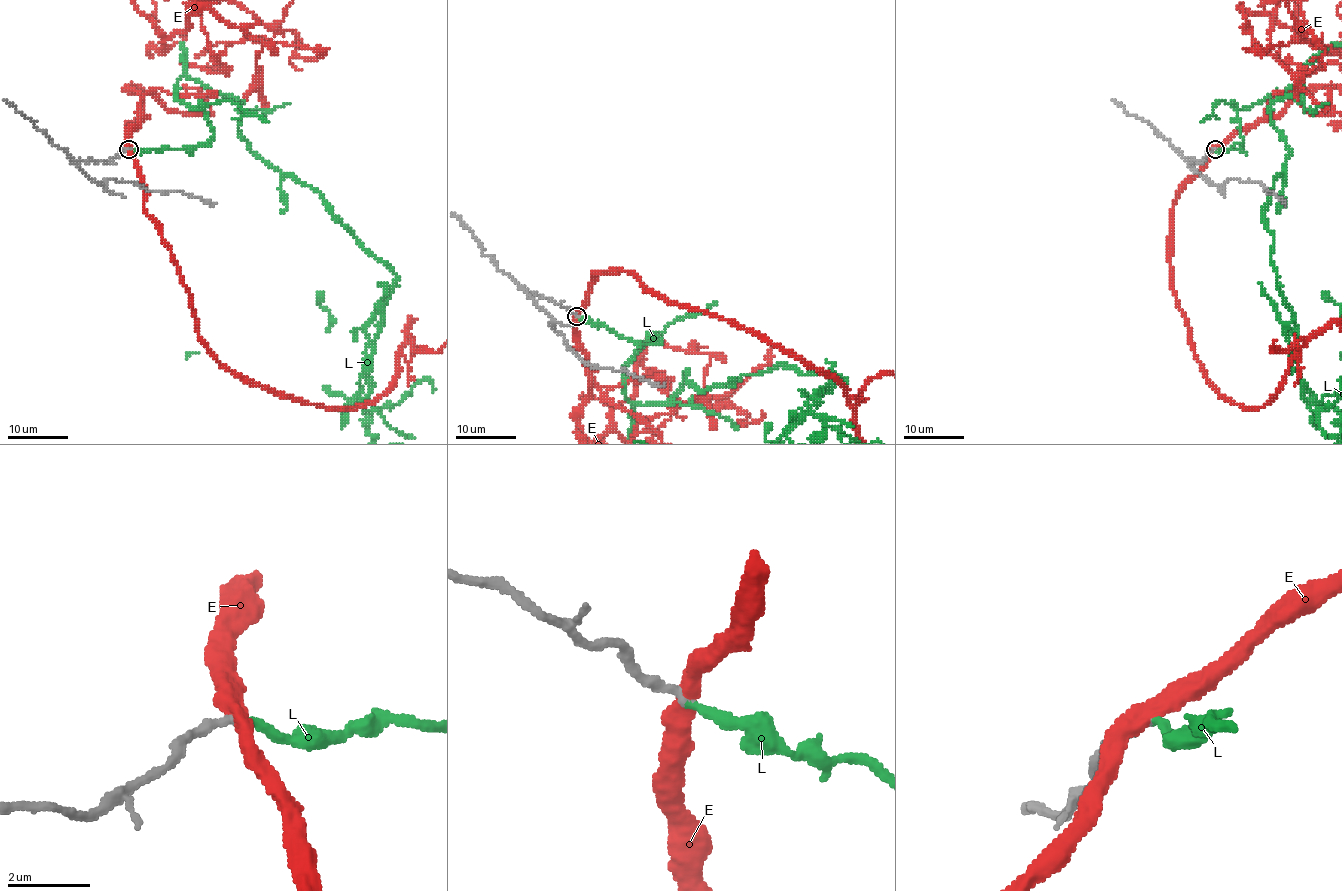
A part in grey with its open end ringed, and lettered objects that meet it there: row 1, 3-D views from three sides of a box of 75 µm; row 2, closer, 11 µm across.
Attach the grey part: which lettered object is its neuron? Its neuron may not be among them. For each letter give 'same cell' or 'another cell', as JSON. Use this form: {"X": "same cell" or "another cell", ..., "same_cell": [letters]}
{"E": "another cell", "L": "same cell", "same_cell": ["L"]}

